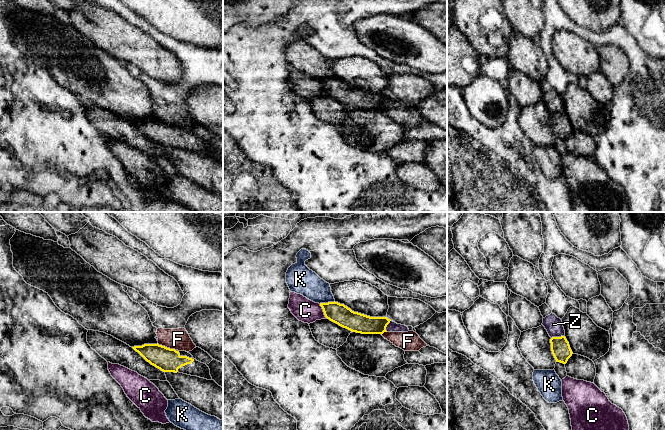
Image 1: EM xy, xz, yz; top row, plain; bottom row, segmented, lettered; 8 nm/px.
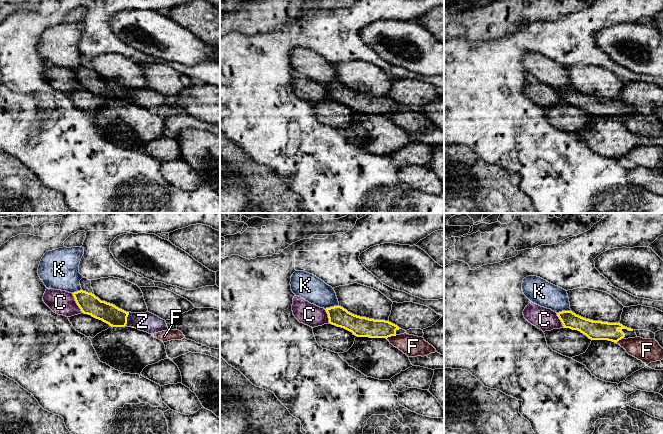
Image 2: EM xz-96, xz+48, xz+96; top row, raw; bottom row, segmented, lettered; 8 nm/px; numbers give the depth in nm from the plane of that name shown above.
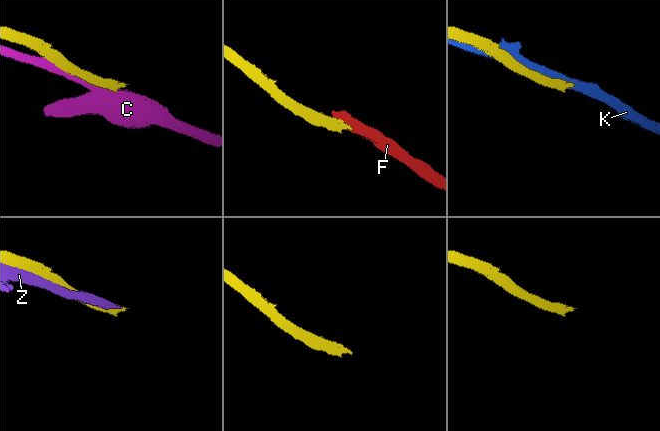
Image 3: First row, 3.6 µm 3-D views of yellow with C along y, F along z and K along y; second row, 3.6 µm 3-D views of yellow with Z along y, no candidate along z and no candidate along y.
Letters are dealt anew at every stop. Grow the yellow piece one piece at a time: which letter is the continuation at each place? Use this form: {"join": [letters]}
{"join": []}

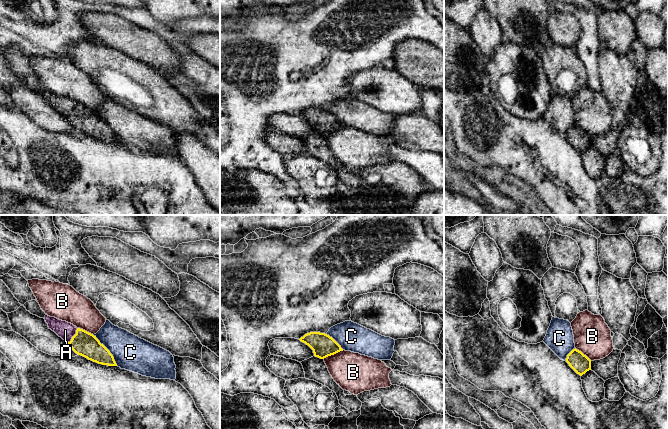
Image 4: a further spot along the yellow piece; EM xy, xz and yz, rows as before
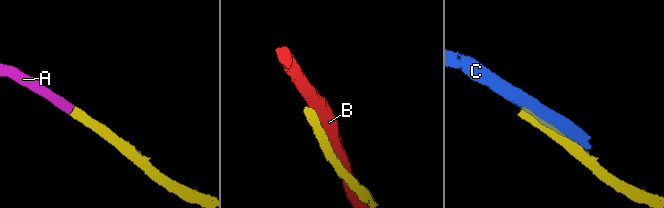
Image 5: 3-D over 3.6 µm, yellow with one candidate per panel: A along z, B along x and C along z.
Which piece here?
{"join": ["A"]}

